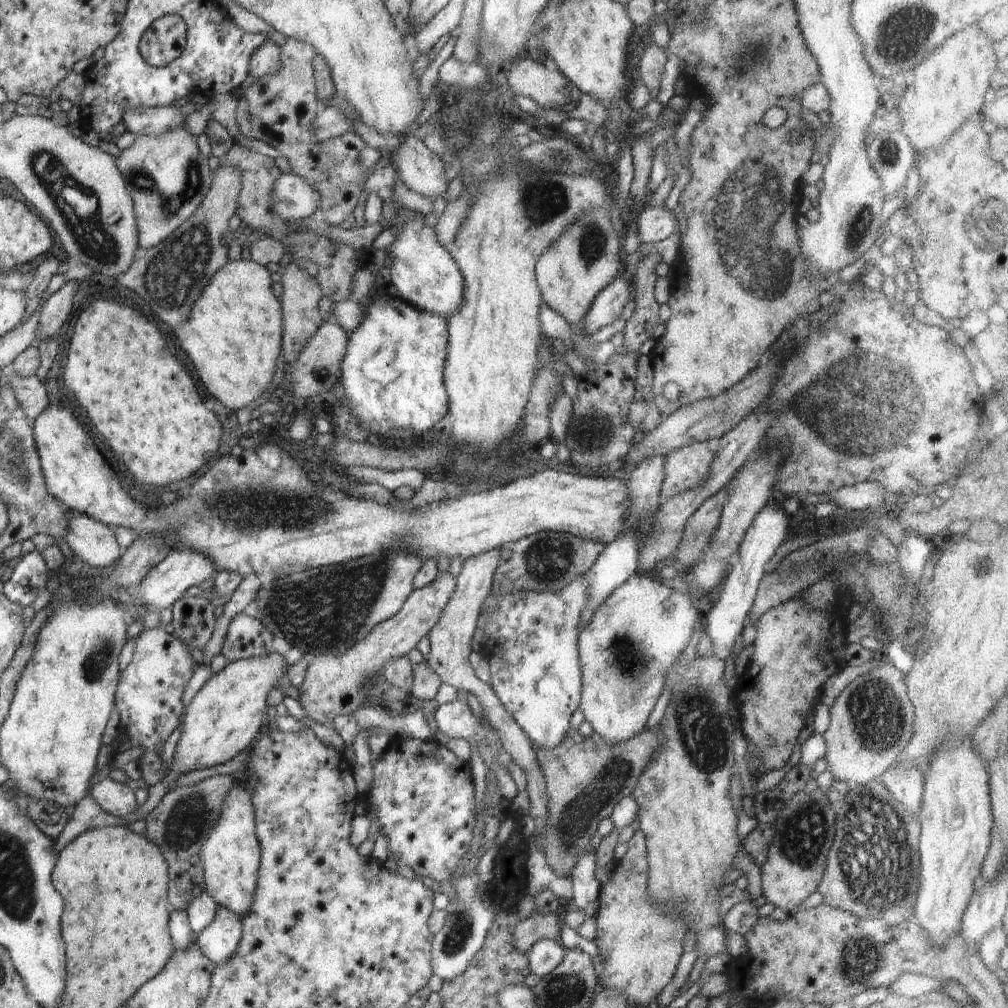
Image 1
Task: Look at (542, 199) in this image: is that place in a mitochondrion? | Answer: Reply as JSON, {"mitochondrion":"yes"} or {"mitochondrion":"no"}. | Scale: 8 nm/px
{"mitochondrion":"yes"}

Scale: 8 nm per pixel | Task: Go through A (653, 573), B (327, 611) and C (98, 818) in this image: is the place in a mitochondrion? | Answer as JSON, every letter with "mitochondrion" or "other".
{"A":"other","B":"mitochondrion","C":"other"}

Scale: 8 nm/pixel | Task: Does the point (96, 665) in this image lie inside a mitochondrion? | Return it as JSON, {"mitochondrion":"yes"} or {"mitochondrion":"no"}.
{"mitochondrion":"yes"}

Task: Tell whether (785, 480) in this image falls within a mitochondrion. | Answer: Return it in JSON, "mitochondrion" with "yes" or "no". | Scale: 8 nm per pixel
{"mitochondrion":"no"}

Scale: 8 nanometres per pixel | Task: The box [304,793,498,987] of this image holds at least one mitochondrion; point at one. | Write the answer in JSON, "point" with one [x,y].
{"point":[458,936]}

